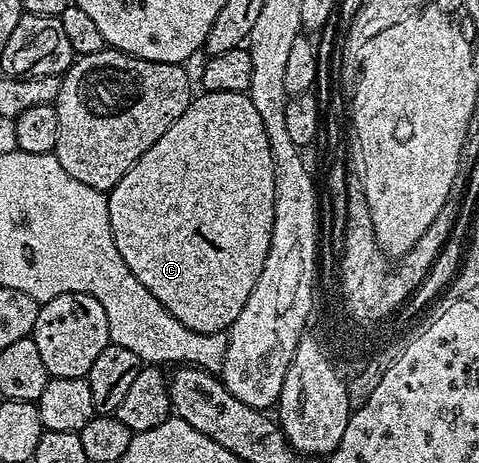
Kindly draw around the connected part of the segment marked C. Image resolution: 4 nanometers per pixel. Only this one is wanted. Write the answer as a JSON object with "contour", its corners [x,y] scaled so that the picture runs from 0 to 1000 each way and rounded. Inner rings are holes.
{"contour":[[[447,197],[445,201],[420,199],[403,207],[401,218],[355,266],[347,292],[255,378],[255,387],[223,419],[225,454],[230,456],[230,499],[238,508],[238,533],[246,533],[246,551],[263,559],[263,577],[380,698],[380,706],[397,706],[397,715],[415,719],[463,719],[482,711],[489,689],[505,680],[505,663],[514,663],[514,646],[522,646],[522,629],[530,629],[530,611],[539,594],[547,594],[547,568],[555,559],[555,542],[564,533],[568,484],[572,482],[572,438],[576,436],[576,363],[568,350],[564,309],[555,300],[555,274],[547,274],[547,257],[539,251],[530,222],[520,214],[516,199],[491,201],[489,197]]]}

